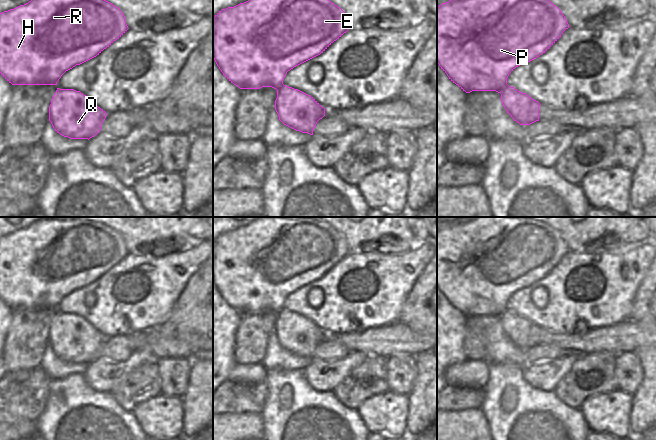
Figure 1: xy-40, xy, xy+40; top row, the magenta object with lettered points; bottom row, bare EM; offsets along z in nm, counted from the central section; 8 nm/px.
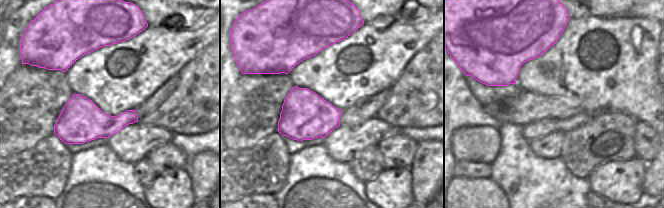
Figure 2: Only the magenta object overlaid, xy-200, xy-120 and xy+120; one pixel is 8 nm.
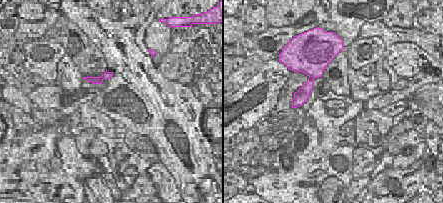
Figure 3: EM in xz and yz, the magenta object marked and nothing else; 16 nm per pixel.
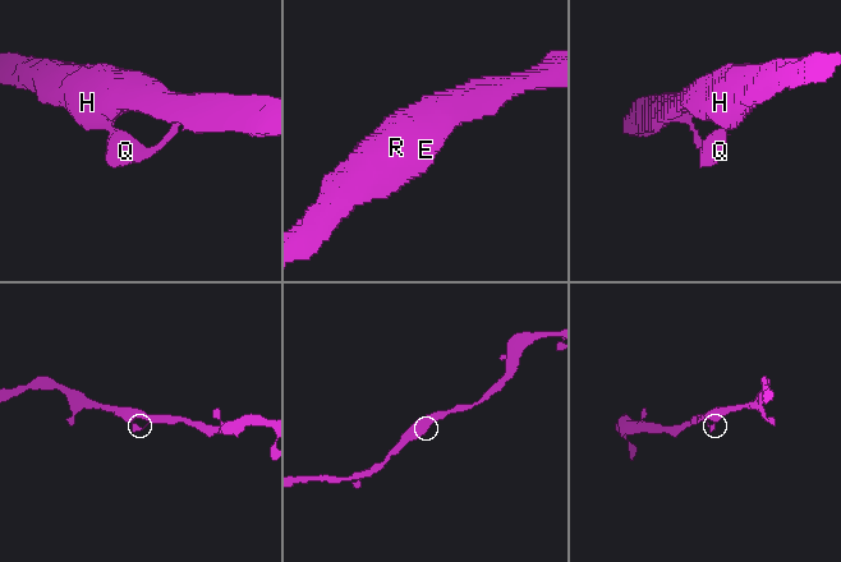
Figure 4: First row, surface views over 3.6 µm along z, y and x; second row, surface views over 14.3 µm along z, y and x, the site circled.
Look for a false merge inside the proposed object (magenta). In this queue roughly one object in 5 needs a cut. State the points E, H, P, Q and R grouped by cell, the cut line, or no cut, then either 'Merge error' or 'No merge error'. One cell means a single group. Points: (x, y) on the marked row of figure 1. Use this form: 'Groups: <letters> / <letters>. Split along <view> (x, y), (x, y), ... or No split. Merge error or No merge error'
Groups: E H P Q R. No split. No merge error

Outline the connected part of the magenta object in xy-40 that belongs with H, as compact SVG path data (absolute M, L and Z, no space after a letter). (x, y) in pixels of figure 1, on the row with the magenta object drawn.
M31 0L0 13L0 73L12 85L57 85L66 71L99 55L128 29L123 12L106 0Z

